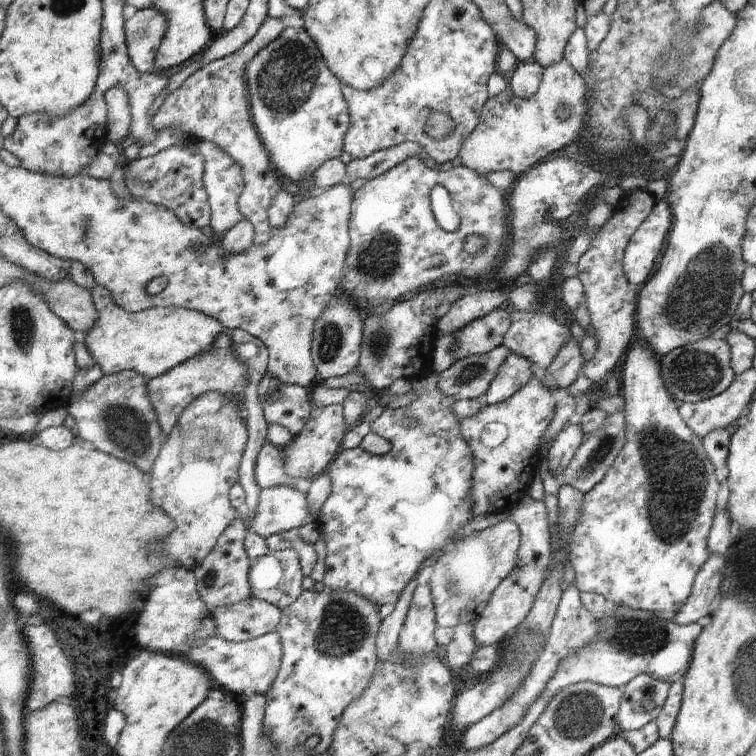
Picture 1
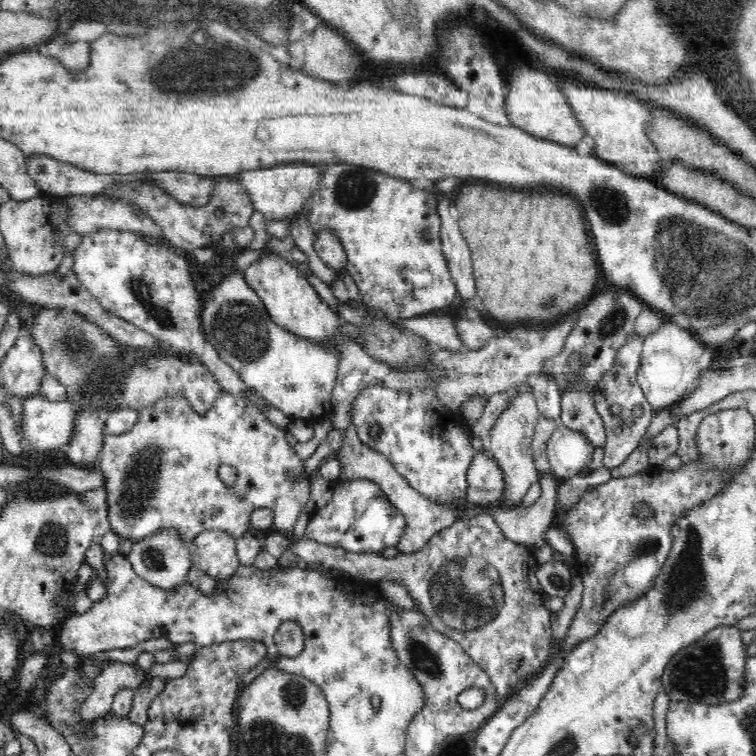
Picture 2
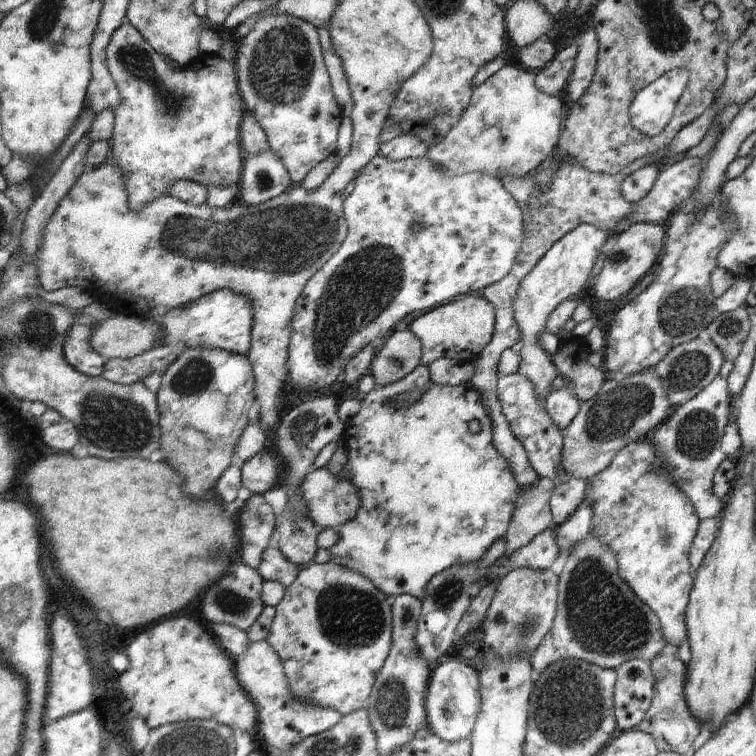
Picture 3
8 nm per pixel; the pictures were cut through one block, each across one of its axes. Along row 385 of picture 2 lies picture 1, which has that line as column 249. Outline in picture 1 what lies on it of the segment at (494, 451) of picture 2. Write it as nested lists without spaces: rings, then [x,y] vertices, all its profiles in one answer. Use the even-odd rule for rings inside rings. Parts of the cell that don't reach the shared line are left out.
[[[274,486],[261,489],[254,518],[249,520],[247,527],[266,538],[299,529],[309,517],[305,494],[294,486]]]

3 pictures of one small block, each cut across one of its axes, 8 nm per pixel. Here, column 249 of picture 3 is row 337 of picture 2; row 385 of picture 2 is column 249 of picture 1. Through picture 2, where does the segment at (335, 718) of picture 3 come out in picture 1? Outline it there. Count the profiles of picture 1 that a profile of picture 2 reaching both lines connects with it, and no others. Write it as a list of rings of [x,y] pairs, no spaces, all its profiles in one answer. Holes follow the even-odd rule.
[[[276,631],[244,642],[228,642],[218,636],[208,638],[200,644],[192,644],[183,652],[190,662],[198,664],[214,680],[216,686],[230,690],[239,699],[250,697],[252,694],[265,695],[276,680],[280,670],[283,655],[281,638]]]

